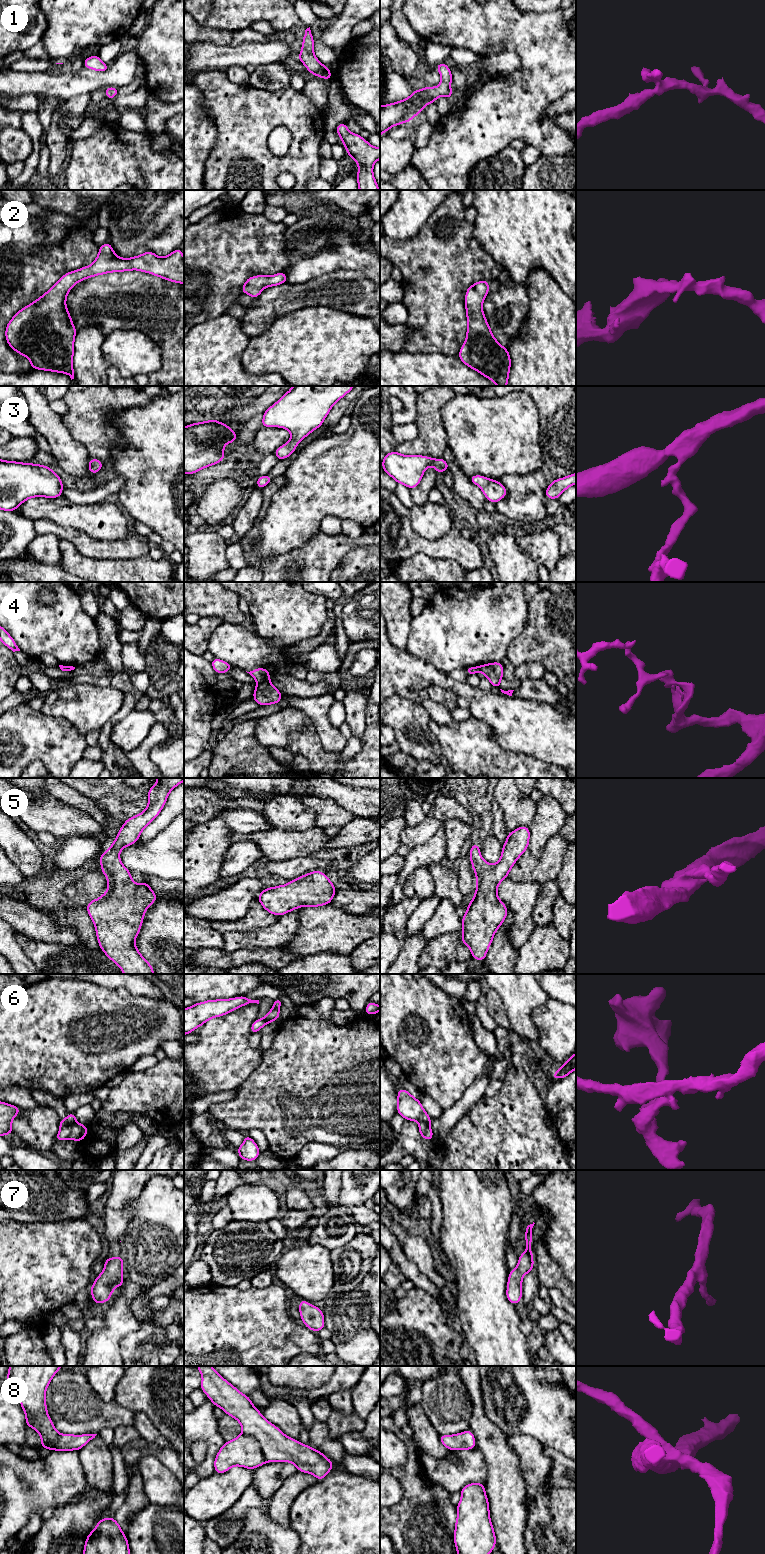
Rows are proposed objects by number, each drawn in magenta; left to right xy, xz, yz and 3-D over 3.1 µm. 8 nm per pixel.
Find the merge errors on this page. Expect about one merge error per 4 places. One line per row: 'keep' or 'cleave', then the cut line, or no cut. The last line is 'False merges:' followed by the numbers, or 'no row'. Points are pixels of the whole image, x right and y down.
1: keep; cut none
2: keep; cut none
3: keep; cut none
4: cleave; cut xz (269, 678), (258, 683)
5: keep; cut none
6: cleave; cut xy (75, 1121), (61, 1128)
7: keep; cut none
8: keep; cut none
False merges: 4, 6

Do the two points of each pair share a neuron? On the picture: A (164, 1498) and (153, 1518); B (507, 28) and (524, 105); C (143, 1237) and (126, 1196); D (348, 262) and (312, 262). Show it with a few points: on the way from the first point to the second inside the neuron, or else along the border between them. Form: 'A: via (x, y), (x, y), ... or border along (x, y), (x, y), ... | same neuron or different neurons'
A: border along (150, 1502), (160, 1506), (173, 1507) | different neurons
B: via (526, 47), (529, 50), (529, 86) | same neuron
C: border along (144, 1184), (141, 1192), (121, 1208) | different neurons
D: via (339, 262), (321, 262) | same neuron

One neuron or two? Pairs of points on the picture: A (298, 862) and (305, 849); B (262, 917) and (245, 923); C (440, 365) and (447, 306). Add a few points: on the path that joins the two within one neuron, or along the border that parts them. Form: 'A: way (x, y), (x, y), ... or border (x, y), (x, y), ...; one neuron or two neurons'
A: border (310, 855), (285, 858), (278, 861); two neurons
B: way (258, 917), (249, 922); one neuron
C: border (417, 353), (443, 353), (457, 357); two neurons

